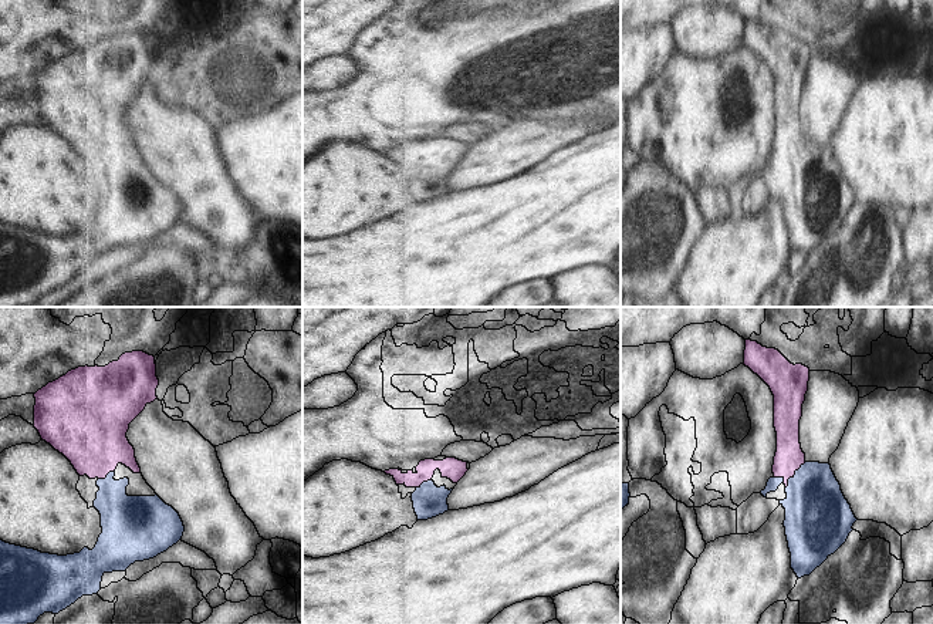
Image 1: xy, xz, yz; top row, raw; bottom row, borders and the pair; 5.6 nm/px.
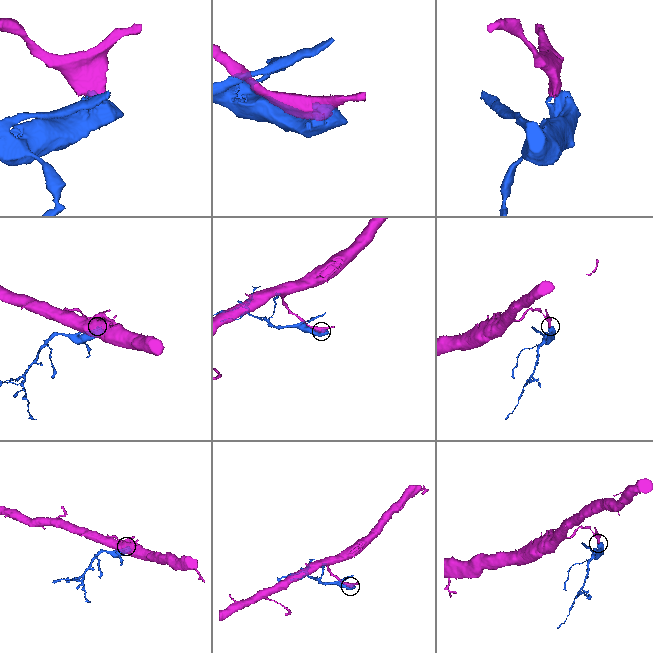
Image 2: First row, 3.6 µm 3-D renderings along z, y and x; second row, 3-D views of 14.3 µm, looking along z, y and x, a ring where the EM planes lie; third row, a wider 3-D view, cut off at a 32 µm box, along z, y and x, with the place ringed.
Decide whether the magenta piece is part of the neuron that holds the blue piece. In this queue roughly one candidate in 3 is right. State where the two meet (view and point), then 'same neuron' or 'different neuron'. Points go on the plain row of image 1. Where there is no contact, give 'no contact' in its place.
yz (794, 157) | same neuron

